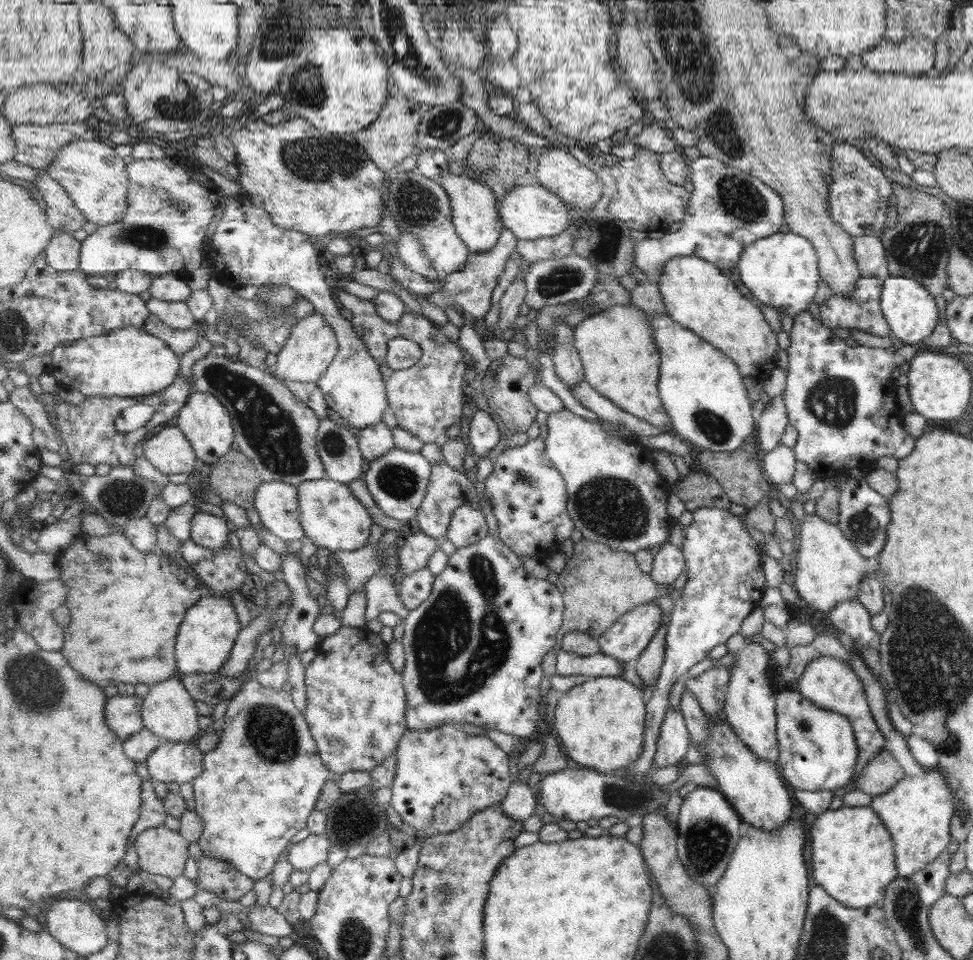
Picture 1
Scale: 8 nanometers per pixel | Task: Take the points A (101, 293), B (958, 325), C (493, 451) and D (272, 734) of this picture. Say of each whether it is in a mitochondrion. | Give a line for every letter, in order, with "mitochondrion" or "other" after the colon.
A: other
B: other
C: other
D: mitochondrion

